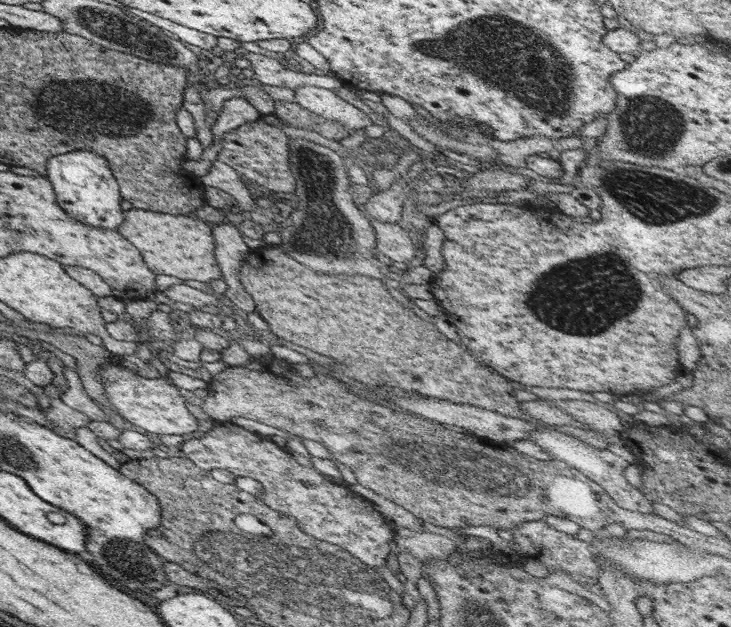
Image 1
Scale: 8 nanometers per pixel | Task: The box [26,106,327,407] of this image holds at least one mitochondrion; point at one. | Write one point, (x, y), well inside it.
(310, 169)

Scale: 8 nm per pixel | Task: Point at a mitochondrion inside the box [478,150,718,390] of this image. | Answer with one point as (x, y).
(568, 298)

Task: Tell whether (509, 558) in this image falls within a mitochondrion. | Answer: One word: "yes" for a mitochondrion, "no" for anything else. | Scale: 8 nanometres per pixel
no

